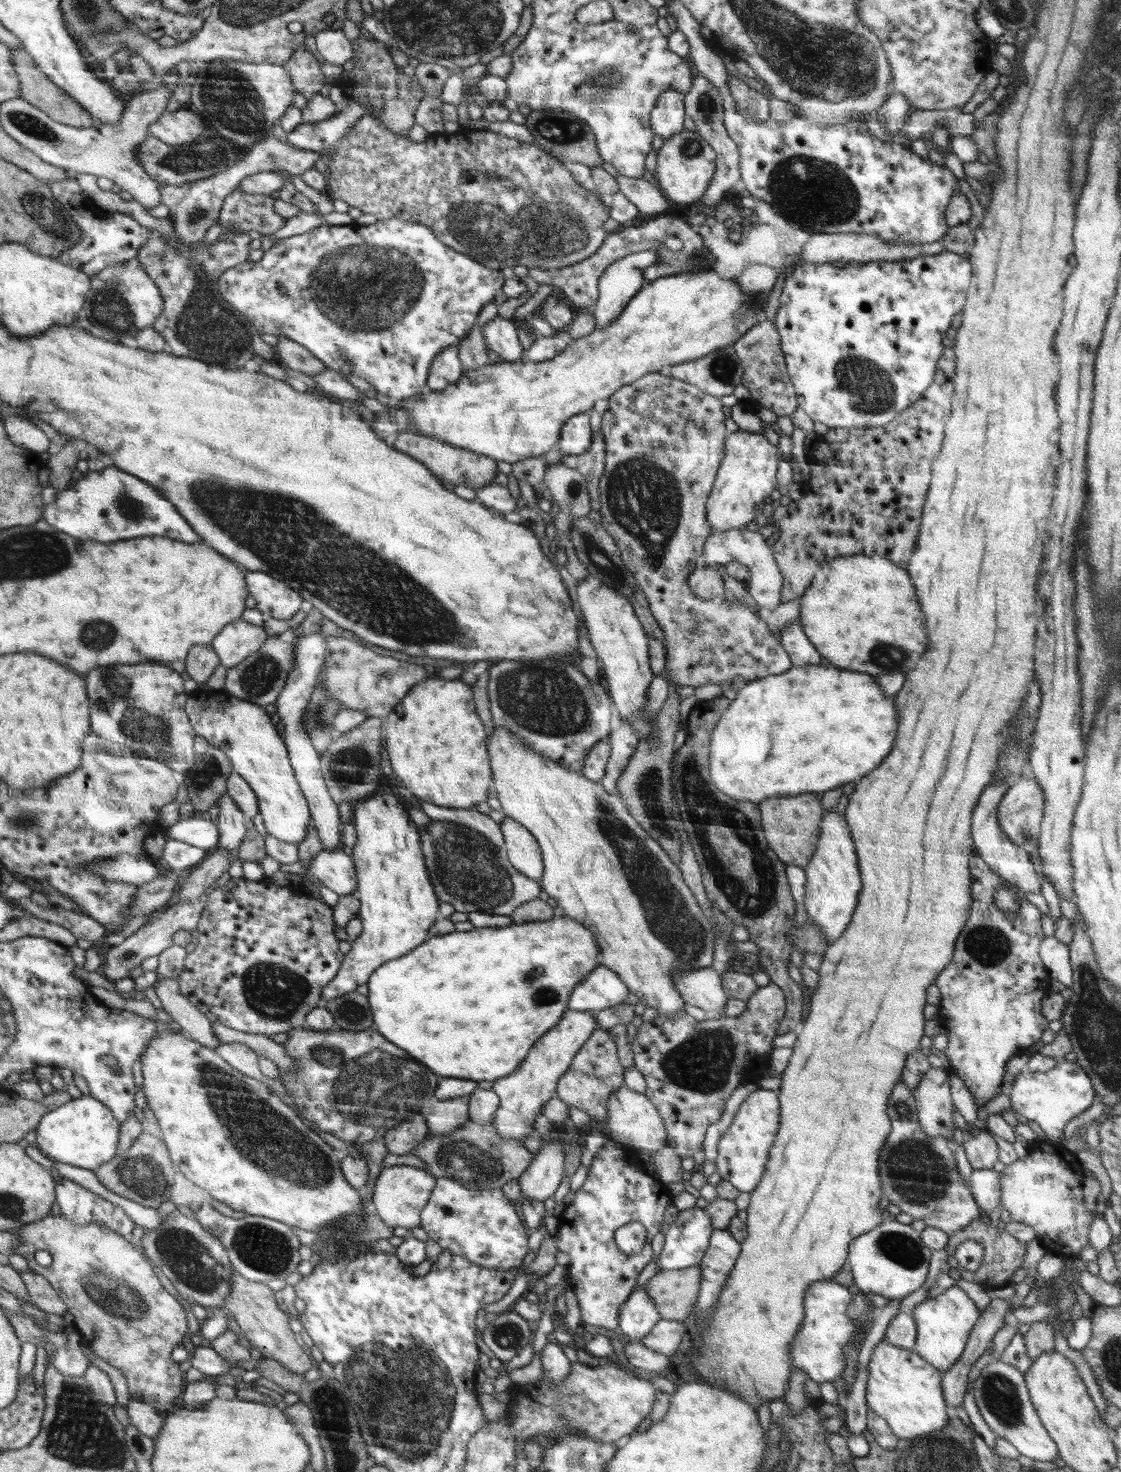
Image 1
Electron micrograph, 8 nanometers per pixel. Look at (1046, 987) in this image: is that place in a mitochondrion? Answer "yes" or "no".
no

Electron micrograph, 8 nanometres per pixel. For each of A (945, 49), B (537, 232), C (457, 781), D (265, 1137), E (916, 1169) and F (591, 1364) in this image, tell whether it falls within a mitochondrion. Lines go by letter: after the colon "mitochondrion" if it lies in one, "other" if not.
A: other
B: mitochondrion
C: other
D: mitochondrion
E: mitochondrion
F: other

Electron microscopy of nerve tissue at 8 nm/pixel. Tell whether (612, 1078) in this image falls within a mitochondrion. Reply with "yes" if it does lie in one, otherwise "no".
no

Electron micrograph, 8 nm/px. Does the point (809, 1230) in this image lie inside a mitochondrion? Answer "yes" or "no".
no

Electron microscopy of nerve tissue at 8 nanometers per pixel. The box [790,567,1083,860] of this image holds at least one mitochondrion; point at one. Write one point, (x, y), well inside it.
(886, 655)

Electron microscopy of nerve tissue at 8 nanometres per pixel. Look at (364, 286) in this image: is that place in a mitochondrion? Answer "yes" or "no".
yes

